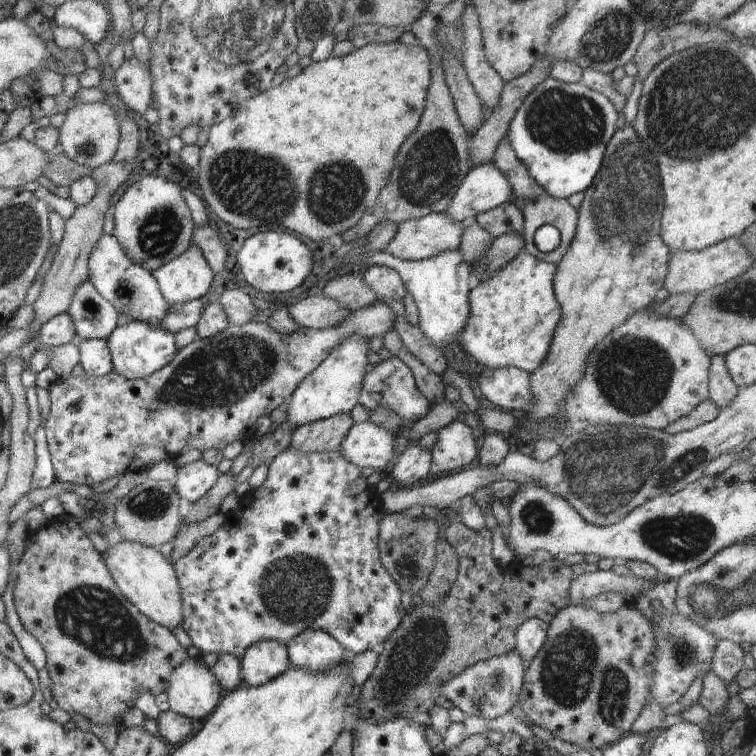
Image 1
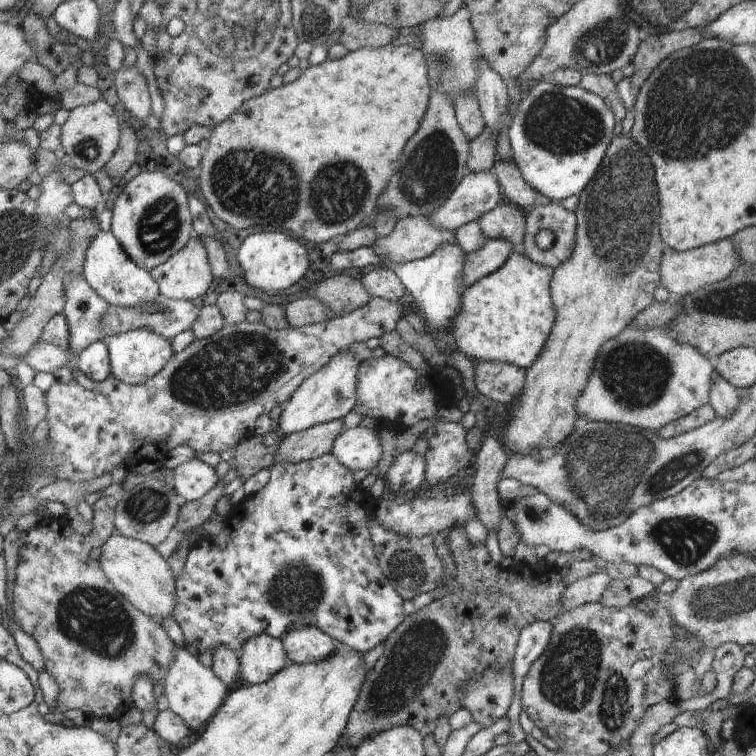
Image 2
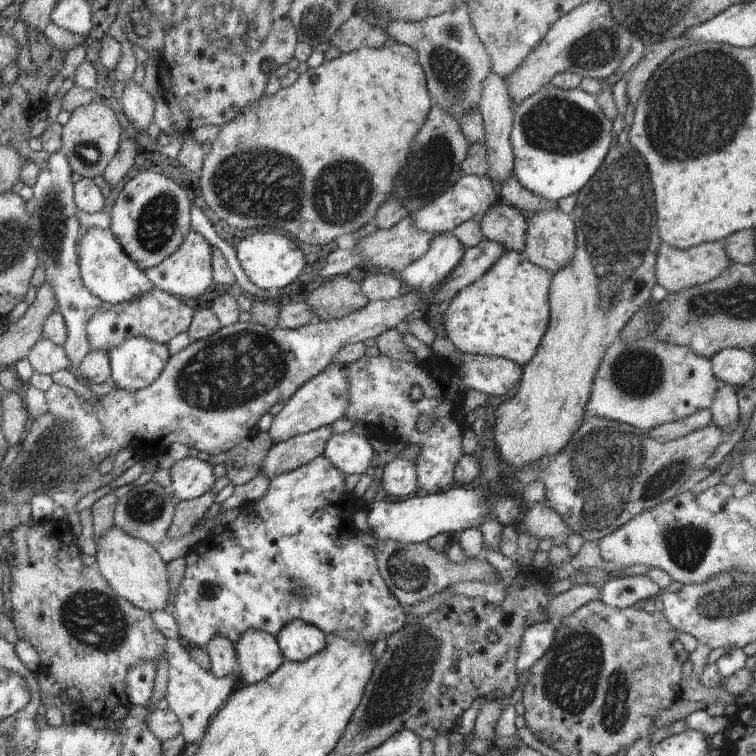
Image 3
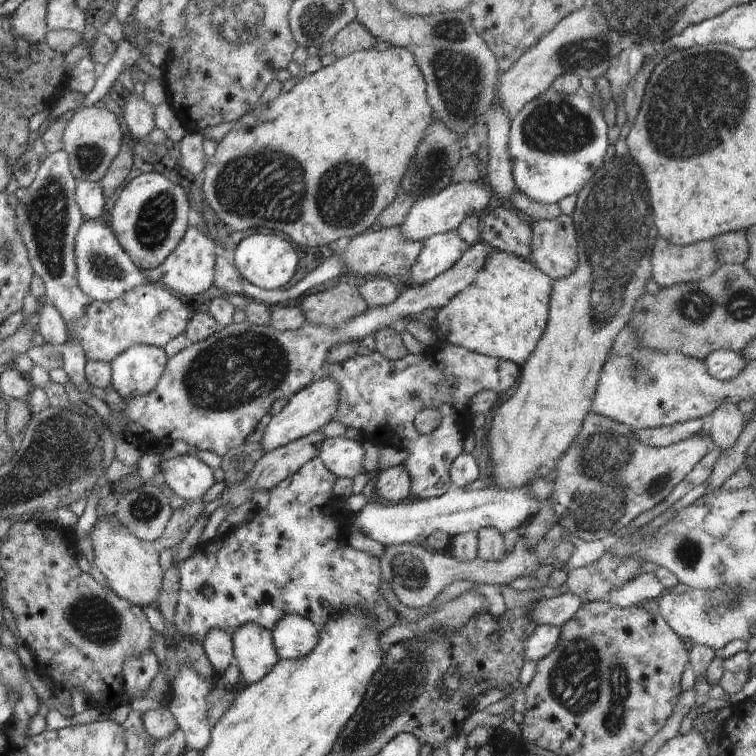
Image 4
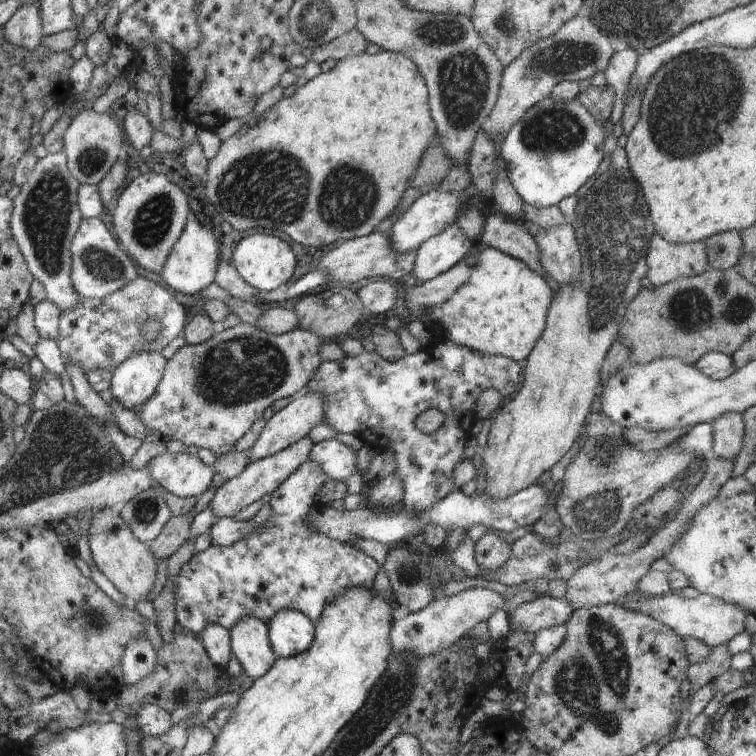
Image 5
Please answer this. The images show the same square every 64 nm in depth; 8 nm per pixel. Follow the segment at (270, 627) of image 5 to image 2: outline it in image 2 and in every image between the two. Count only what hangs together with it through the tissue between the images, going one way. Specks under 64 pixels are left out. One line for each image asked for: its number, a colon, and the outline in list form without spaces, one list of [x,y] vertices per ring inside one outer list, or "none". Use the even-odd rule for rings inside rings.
2: [[[301,626],[287,632],[287,636],[281,638],[281,644],[289,664],[299,666],[331,658],[331,654],[335,654],[335,650],[339,650],[341,646],[341,642],[333,640],[315,626]]]
3: [[[291,620],[275,636],[279,652],[287,662],[303,662],[325,646],[325,634],[303,620]]]
4: [[[287,614],[275,622],[271,640],[279,660],[297,660],[315,650],[319,642],[319,630],[309,618]]]

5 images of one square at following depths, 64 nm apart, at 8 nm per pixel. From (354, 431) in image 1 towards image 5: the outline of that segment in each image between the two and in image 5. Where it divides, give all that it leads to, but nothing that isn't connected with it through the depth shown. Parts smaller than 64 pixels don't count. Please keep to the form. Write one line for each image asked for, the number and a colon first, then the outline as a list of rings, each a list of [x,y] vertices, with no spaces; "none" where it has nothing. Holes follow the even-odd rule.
2: [[[359,426],[343,430],[335,438],[331,452],[335,460],[351,472],[355,470],[375,472],[375,466],[381,460],[381,446],[377,434],[379,434],[377,430],[367,430]]]
3: [[[353,432],[331,436],[325,442],[323,458],[331,462],[341,474],[365,474],[371,472],[371,460],[373,460],[373,448],[369,444],[369,434],[355,436]]]
4: [[[333,438],[333,440],[323,440],[317,452],[317,458],[323,460],[323,466],[335,474],[337,478],[353,478],[357,474],[363,472],[363,444],[361,442],[353,442],[353,440],[345,440],[341,438]]]
5: [[[325,440],[325,442],[315,444],[307,462],[319,464],[321,470],[325,472],[327,480],[331,478],[331,480],[345,482],[351,474],[357,472],[355,452],[337,440]]]

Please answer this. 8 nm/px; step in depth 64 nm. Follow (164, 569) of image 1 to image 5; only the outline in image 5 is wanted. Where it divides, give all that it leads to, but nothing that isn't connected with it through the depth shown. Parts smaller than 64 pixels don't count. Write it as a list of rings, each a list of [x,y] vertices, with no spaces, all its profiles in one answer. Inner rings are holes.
[[[103,508],[103,510],[93,512],[93,516],[89,520],[89,528],[87,528],[87,544],[89,544],[89,552],[91,552],[95,568],[123,596],[127,596],[129,604],[135,604],[135,602],[147,598],[147,594],[151,590],[151,584],[155,582],[157,560],[151,554],[149,546],[139,542],[135,538],[135,534],[131,534],[131,530],[123,522],[117,508]]]

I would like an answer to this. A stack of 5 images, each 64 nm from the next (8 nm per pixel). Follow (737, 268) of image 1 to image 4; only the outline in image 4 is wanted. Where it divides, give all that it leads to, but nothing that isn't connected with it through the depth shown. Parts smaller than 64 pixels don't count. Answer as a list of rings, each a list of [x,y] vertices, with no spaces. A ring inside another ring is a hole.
[[[665,238],[653,242],[651,280],[659,288],[703,280],[717,268],[719,264],[711,242],[695,242],[693,246],[675,246]]]

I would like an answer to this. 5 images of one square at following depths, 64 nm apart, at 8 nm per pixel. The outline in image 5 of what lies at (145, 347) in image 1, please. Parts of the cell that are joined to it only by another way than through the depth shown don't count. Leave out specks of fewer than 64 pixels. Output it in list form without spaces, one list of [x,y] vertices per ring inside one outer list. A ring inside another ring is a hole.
[[[135,354],[111,374],[109,392],[123,408],[137,412],[157,390],[167,360],[161,354]]]

